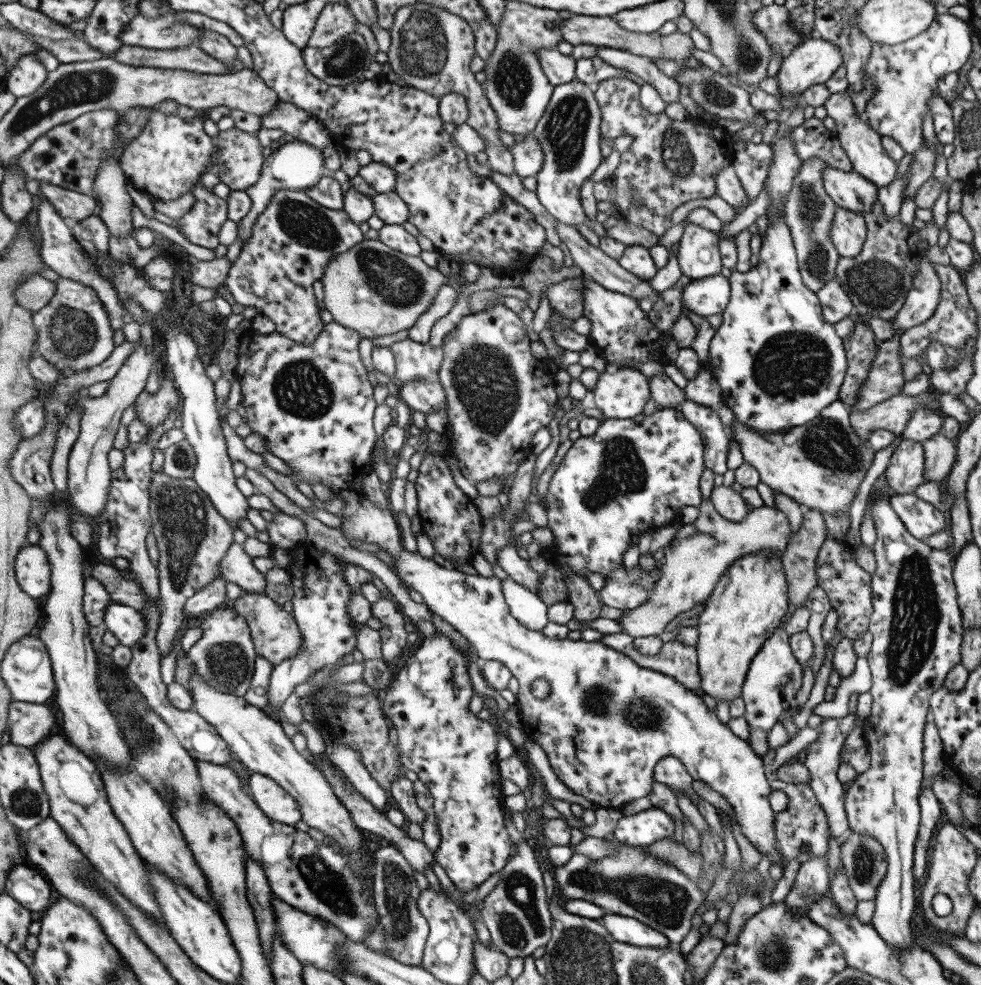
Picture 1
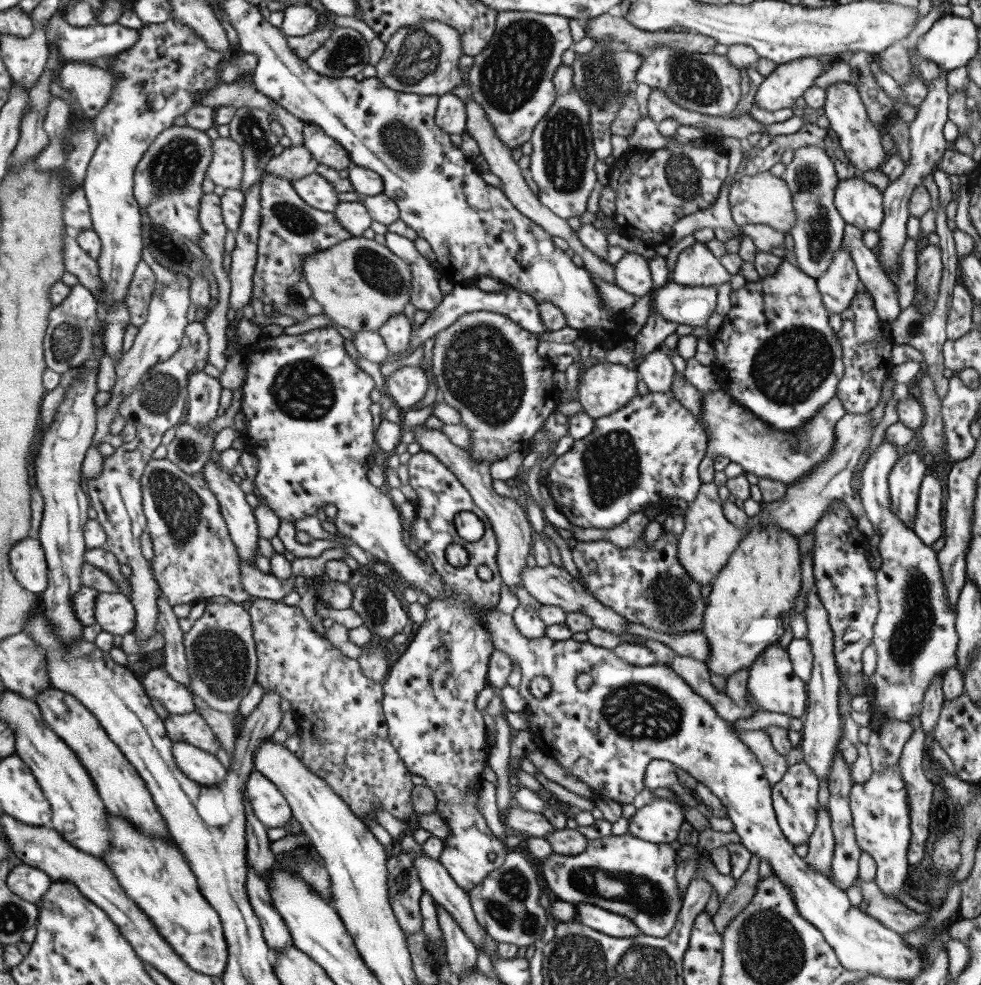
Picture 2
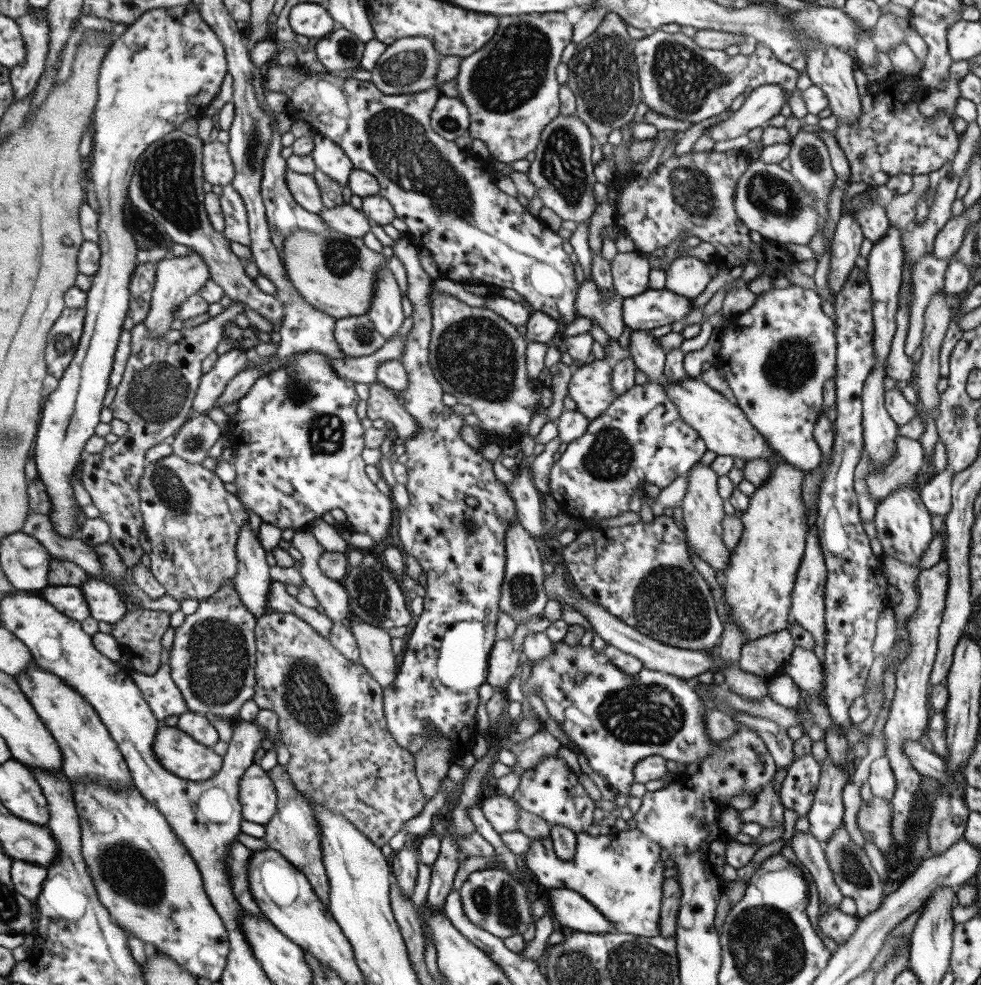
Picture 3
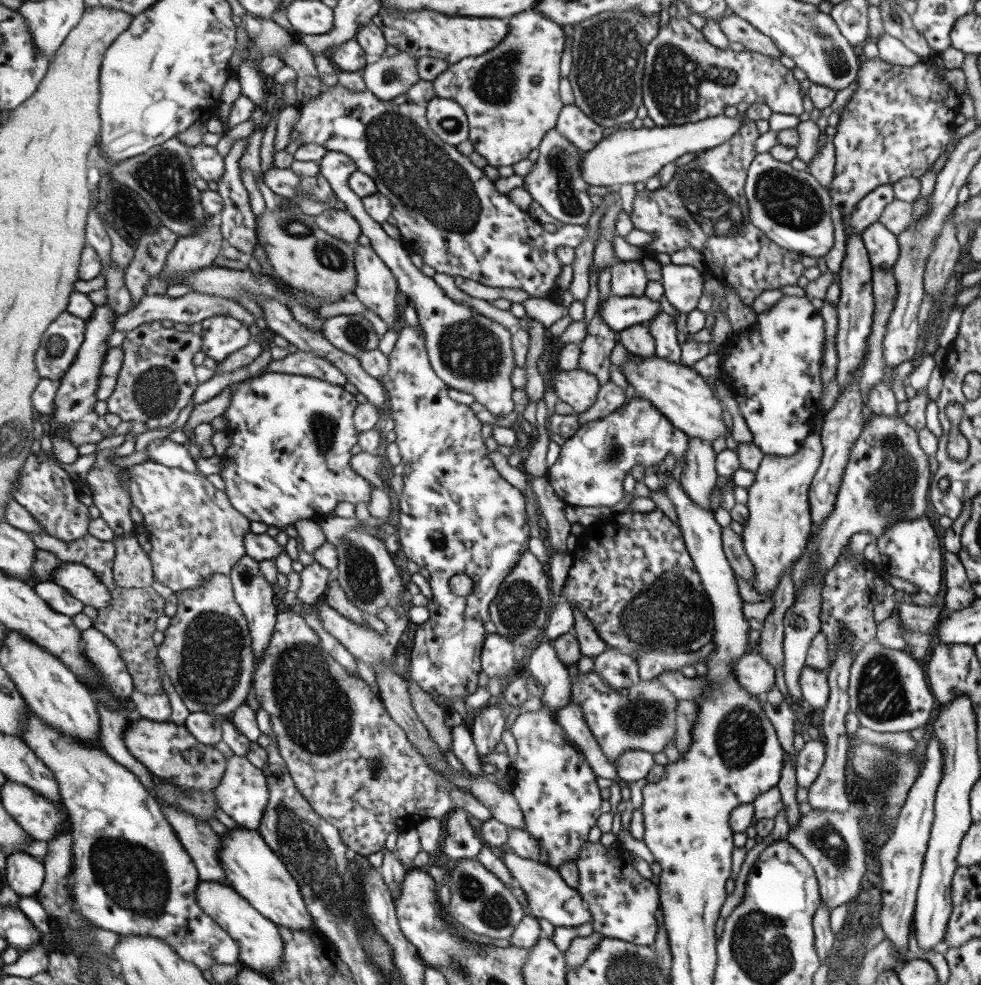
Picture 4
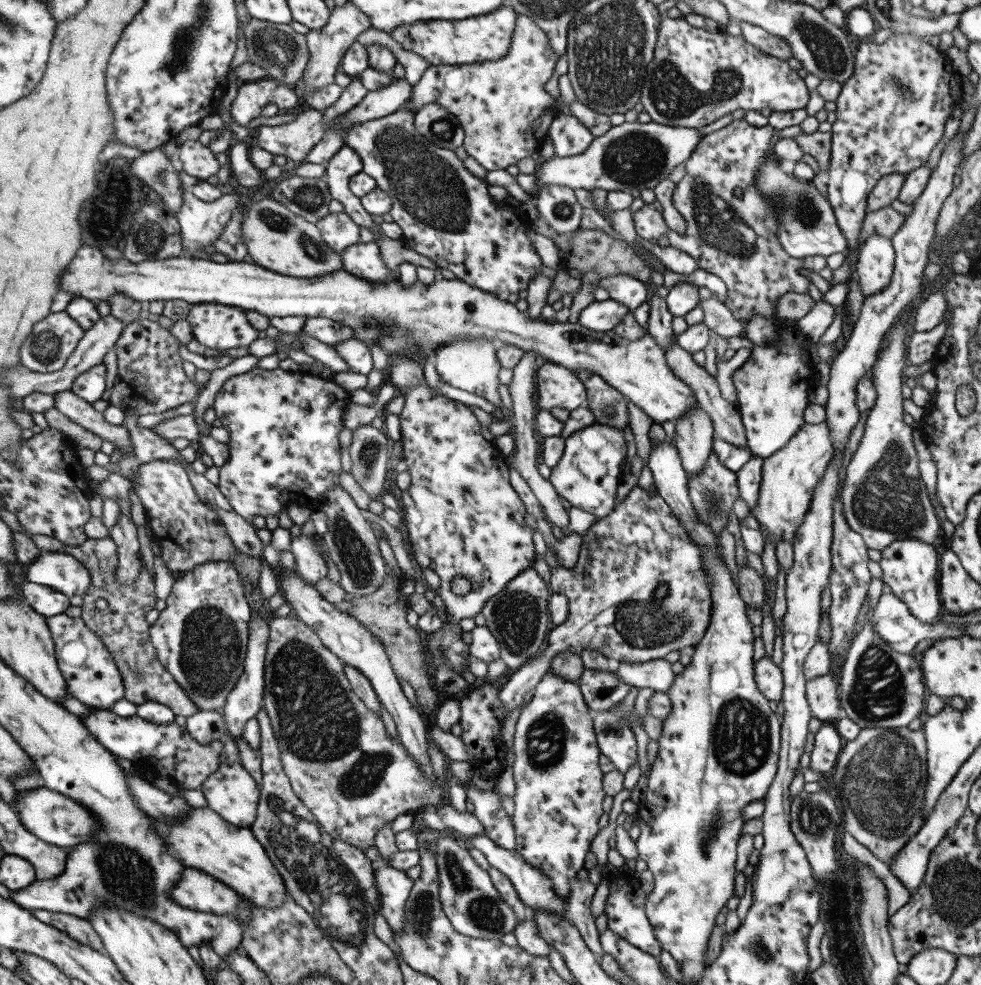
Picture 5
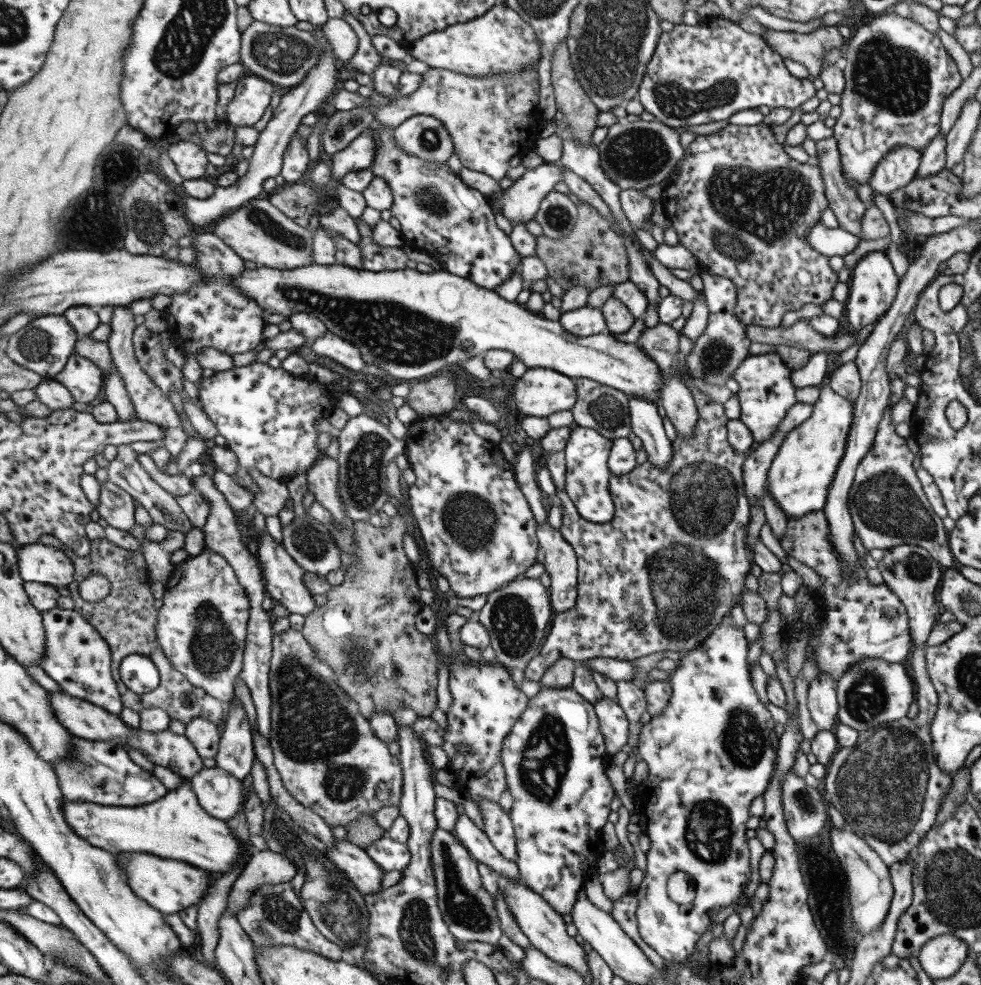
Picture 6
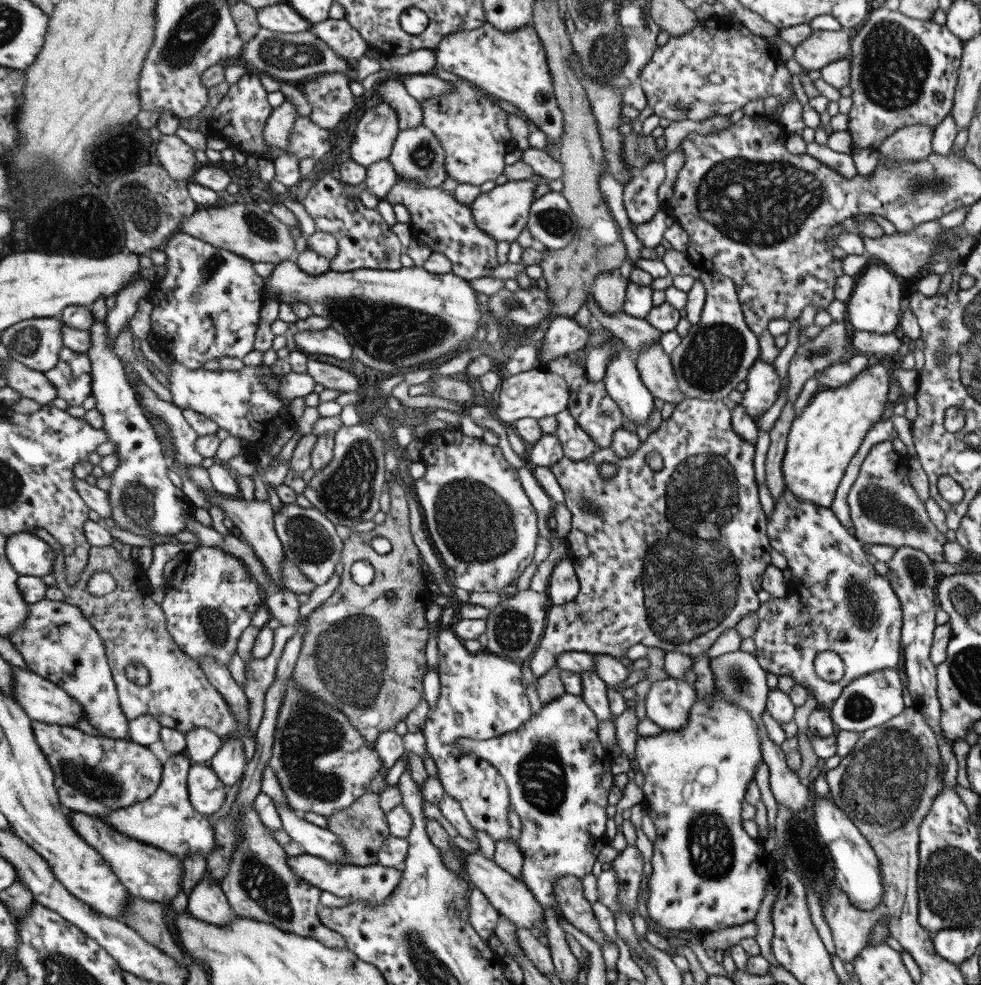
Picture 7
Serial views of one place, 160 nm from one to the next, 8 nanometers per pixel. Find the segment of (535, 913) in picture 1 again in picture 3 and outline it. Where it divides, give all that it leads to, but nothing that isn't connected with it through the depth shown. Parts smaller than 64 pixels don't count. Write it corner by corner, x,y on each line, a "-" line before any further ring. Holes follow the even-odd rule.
501,867
475,870
466,878
459,888
459,899
463,914
475,926
500,939
525,932
532,915
523,880
514,880

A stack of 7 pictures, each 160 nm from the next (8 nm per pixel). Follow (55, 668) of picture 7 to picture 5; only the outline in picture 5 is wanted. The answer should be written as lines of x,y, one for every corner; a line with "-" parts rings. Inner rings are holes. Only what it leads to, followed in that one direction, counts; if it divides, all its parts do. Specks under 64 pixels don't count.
58,614
47,618
48,626
56,639
57,654
61,660
61,670
65,675
70,688
70,694
96,708
111,708
117,704
126,693
123,686
123,676
107,650
104,640
99,638
81,618
71,618
67,614

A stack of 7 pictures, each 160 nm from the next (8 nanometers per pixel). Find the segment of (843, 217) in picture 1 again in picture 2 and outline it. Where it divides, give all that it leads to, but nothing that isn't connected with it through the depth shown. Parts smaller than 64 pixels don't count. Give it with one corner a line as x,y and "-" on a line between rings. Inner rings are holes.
845,223
841,245
850,252
856,275
872,297
876,315
888,325
900,311
896,286
883,272
873,252
861,241
861,233
863,230

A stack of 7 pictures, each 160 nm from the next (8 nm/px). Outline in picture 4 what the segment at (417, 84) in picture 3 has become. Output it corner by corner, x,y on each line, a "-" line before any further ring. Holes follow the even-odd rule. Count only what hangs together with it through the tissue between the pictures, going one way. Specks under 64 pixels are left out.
399,50
397,55
379,57
361,69
366,89
379,100
389,100
403,94
420,78
415,66
416,57

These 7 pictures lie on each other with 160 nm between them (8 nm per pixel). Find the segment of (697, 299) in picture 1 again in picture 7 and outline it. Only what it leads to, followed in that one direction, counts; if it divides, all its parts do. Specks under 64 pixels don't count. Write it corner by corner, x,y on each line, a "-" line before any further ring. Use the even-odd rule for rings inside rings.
555,316
548,324
541,340
541,356
536,358
541,364
584,348
591,331
577,325
572,317

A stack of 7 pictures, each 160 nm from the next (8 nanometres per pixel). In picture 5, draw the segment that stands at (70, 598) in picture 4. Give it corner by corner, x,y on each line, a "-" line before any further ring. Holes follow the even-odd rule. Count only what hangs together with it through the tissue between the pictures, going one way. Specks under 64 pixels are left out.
28,580
22,585
22,589
26,602
39,614
45,615
47,618
63,614
71,606
70,596
54,589
52,586
37,584

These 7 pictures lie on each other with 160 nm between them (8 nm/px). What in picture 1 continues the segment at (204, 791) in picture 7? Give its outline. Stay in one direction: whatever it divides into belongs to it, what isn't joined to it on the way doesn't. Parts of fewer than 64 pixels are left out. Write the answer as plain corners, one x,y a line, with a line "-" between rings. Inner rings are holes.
252,773
250,794
261,810
264,810
267,817
274,822
295,826
303,820
297,799
276,780
269,778
269,775

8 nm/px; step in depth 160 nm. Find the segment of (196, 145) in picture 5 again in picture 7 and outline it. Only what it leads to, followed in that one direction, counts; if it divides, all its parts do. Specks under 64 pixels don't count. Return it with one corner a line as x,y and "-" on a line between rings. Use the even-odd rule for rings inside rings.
162,134
157,148
161,164
174,179
192,182
192,176
202,164
195,158
195,150
178,134

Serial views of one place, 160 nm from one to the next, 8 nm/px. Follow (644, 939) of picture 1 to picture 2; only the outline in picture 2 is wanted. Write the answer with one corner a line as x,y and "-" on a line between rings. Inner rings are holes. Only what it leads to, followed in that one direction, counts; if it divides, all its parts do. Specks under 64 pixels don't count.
575,903
577,920
593,930
614,937
634,937
639,935
639,929
625,917
602,910
601,908

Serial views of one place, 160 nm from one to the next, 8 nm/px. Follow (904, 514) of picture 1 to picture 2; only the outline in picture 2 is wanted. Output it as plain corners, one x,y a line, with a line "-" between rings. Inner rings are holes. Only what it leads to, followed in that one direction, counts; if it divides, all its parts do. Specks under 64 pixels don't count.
934,475
924,476
917,494
916,515
911,530
927,546
942,538
941,498
943,496
938,489

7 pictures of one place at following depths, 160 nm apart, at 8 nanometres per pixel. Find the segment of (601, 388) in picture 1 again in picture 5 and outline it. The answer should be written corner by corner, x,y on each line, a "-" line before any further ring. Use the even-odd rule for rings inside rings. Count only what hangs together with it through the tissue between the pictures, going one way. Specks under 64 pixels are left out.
552,363
539,366
535,372
535,405
538,411
563,408
569,412
585,405
585,387
576,374

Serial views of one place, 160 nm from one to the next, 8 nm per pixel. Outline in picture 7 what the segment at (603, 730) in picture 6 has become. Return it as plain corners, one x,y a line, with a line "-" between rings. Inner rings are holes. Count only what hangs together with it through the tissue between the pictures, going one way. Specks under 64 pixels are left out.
594,671
578,672
581,681
581,700
592,710
597,721
610,720
613,722
606,697
606,684

